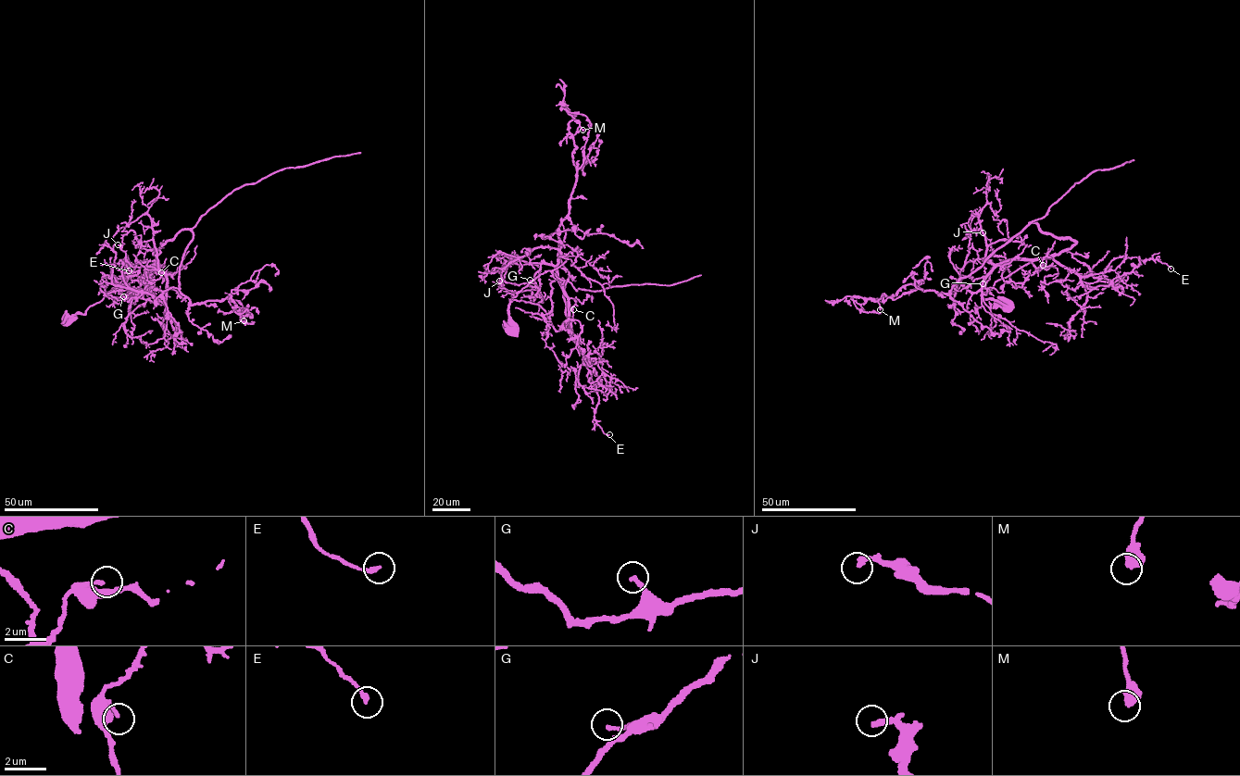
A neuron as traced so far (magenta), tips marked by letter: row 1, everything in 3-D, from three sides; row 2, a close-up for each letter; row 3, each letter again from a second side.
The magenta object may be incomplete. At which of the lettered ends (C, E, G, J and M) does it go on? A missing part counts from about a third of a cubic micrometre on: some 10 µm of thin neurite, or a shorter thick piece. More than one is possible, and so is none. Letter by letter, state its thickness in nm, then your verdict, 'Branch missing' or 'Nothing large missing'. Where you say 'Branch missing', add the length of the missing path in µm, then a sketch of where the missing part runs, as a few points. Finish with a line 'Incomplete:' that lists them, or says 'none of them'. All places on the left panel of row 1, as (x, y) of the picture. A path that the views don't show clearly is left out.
C: Thickness 180 nm. Nothing large missing
E: Thickness 240 nm. Nothing large missing
G: Thickness 190 nm. Nothing large missing
J: Thickness 280 nm. Nothing large missing
M: Thickness 500 nm. Nothing large missing
Incomplete: none of them

